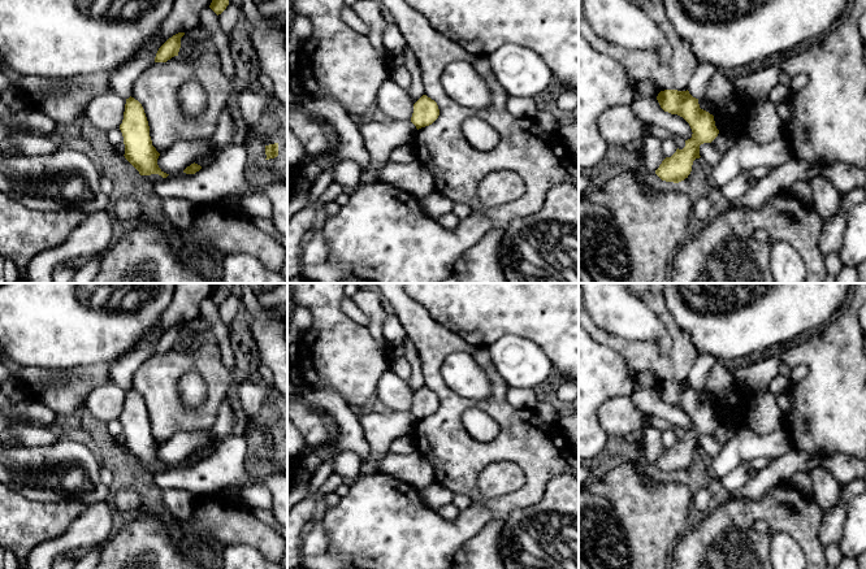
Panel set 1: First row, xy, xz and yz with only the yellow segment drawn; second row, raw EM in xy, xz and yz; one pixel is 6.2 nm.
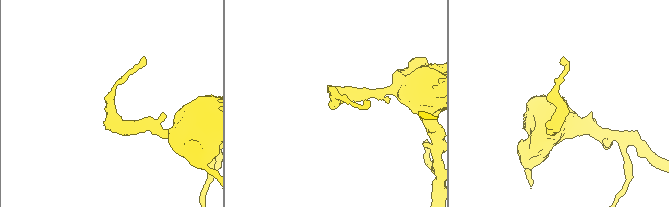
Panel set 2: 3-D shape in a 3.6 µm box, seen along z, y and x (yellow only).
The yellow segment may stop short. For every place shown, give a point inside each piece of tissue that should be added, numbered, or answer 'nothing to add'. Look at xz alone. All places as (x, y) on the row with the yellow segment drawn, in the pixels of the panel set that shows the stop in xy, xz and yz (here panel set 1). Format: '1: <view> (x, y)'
nothing to add

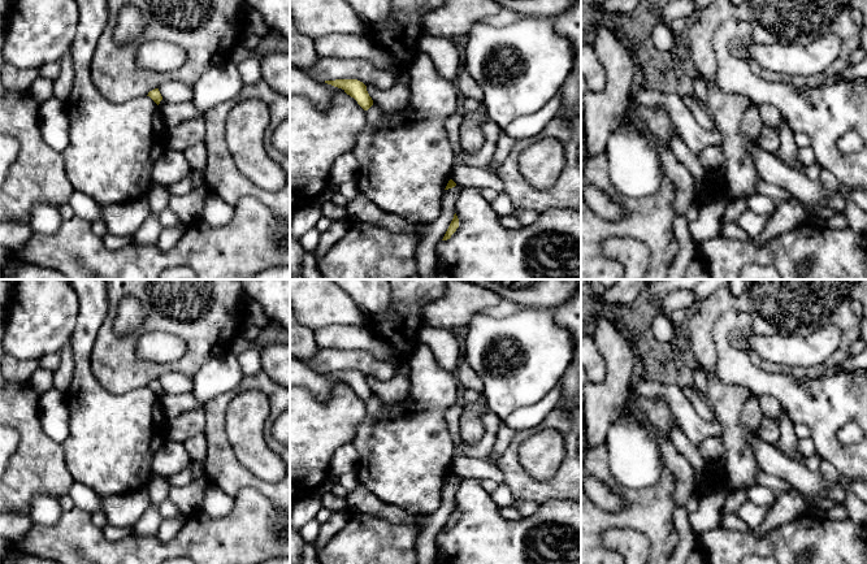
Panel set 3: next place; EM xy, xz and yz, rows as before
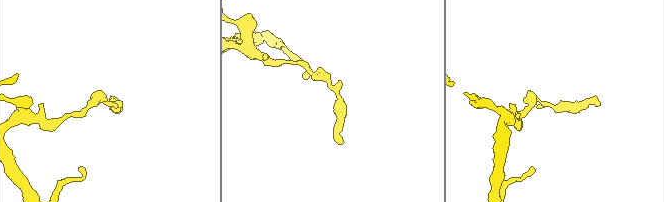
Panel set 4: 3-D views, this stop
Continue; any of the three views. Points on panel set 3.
nothing to add

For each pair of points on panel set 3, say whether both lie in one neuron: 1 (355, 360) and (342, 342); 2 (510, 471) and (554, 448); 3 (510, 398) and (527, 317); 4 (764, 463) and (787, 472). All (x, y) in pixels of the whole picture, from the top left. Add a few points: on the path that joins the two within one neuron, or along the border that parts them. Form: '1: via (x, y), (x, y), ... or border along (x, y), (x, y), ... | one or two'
1: border along (320, 347), (365, 350), (377, 358) | two
2: border along (528, 434), (517, 460), (533, 477), (549, 478) | two
3: via (516, 378), (529, 363), (529, 337) | one
4: via (770, 463), (776, 463), (781, 467) | one

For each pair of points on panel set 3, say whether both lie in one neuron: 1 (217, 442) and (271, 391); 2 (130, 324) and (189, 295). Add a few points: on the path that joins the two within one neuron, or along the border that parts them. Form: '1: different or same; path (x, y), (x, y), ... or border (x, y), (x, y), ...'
1: same; path (217, 420), (217, 407), (230, 394), (248, 384)
2: different; border (122, 296), (133, 296), (146, 309), (142, 326)

